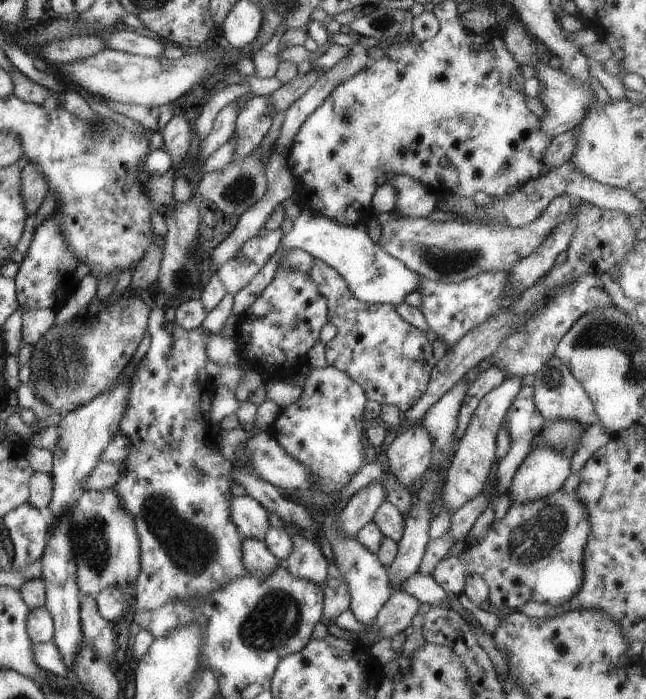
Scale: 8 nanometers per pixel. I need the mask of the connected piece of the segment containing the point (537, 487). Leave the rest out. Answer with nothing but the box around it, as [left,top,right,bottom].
[508,447,571,504]

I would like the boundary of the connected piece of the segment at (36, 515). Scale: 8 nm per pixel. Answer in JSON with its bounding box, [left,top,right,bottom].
[2,502,52,570]

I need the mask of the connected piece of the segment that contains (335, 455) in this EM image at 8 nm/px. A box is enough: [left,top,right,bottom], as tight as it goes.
[270,365,372,494]

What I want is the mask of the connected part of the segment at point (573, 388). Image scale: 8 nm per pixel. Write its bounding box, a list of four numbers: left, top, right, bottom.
[534,356,597,427]

